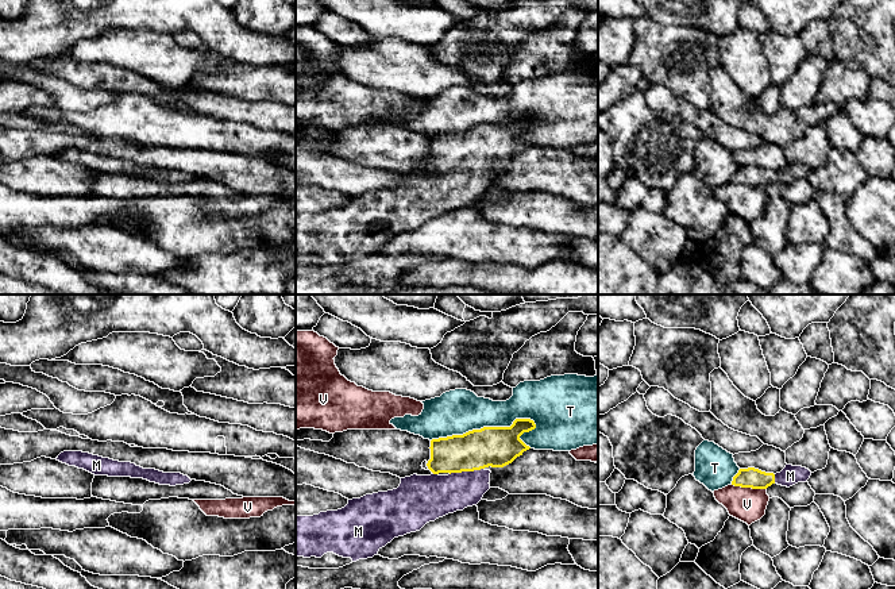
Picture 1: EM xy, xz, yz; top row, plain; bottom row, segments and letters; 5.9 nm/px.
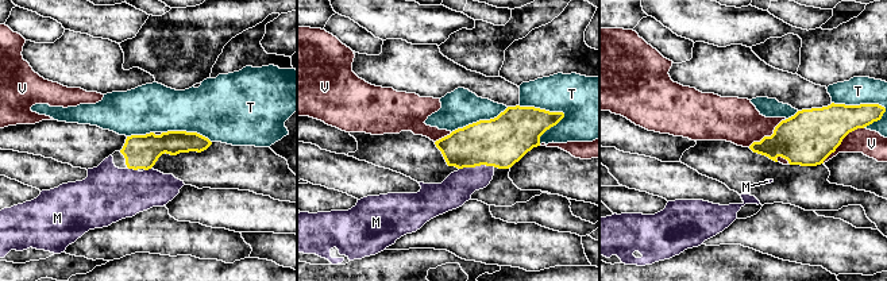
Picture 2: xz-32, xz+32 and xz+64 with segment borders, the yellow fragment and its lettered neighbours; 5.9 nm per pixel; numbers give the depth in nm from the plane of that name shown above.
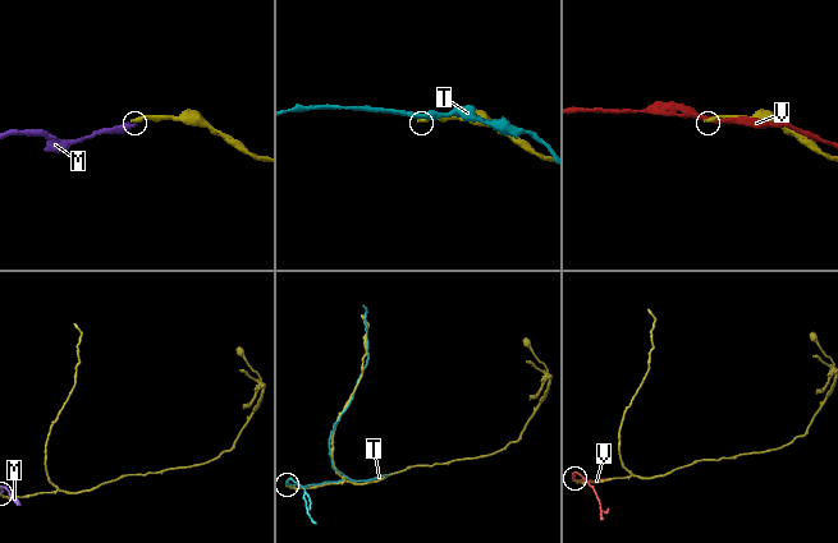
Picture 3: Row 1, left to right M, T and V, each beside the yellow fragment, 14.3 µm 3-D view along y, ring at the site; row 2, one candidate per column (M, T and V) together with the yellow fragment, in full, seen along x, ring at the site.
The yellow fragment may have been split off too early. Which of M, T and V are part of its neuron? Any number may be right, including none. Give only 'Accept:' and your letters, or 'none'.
Accept: M

